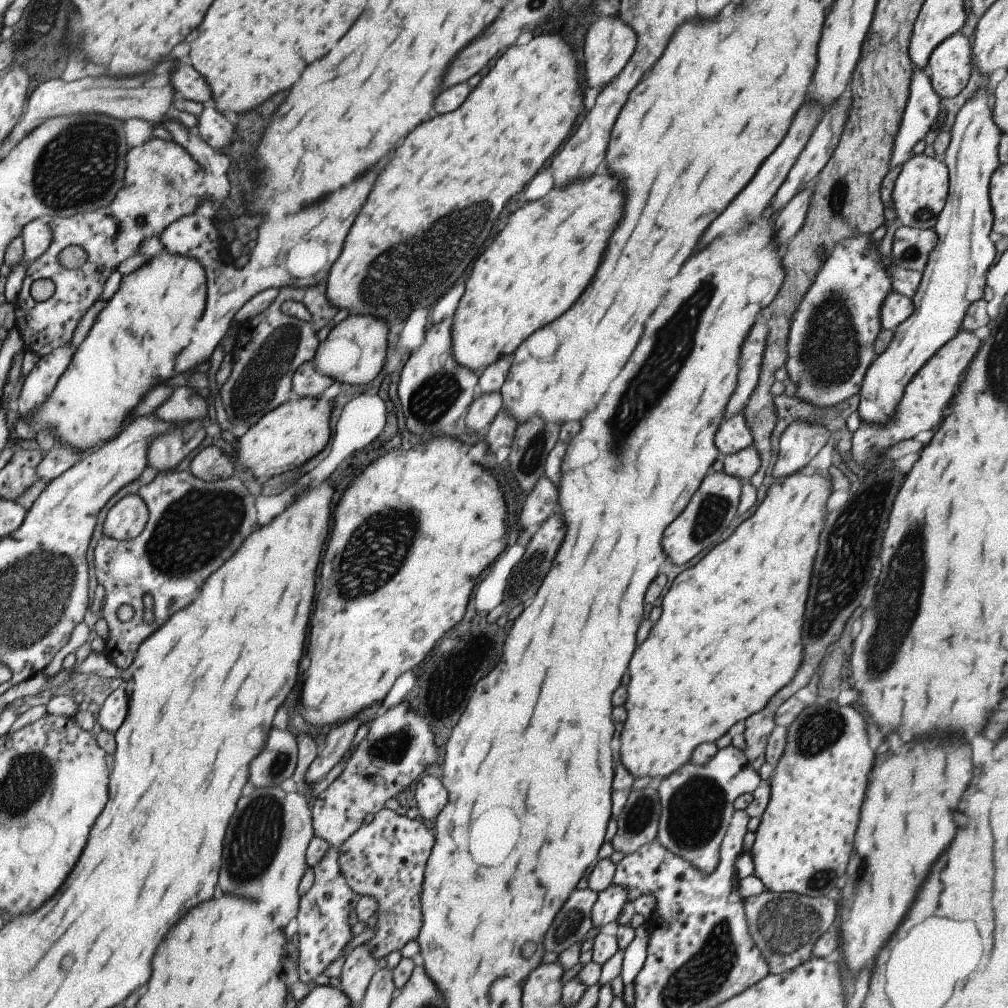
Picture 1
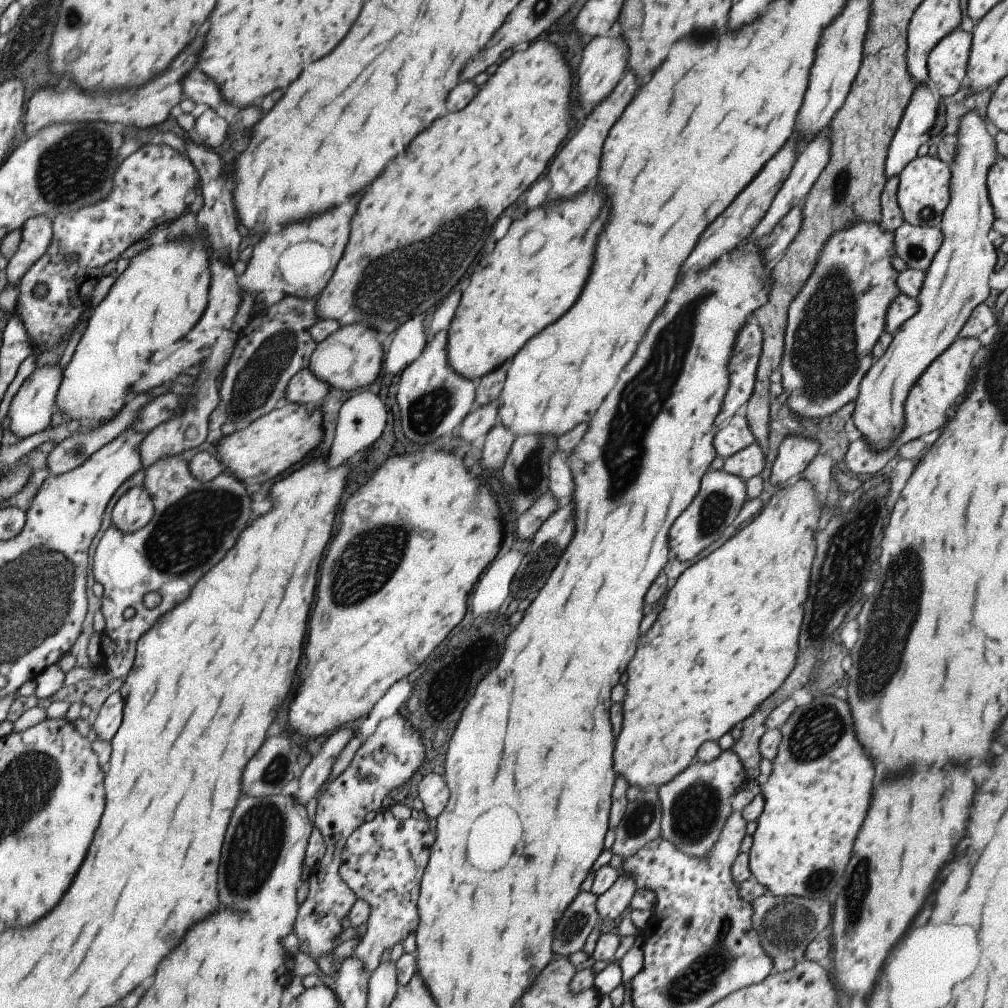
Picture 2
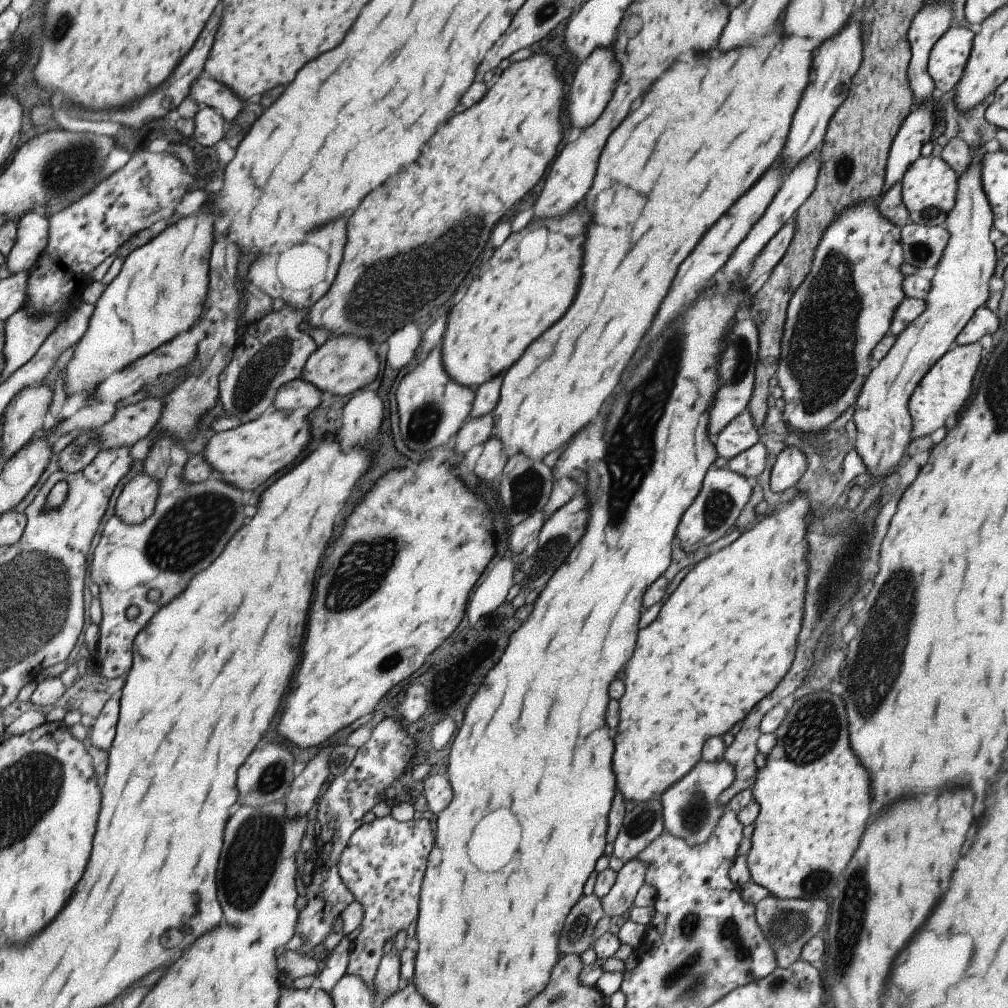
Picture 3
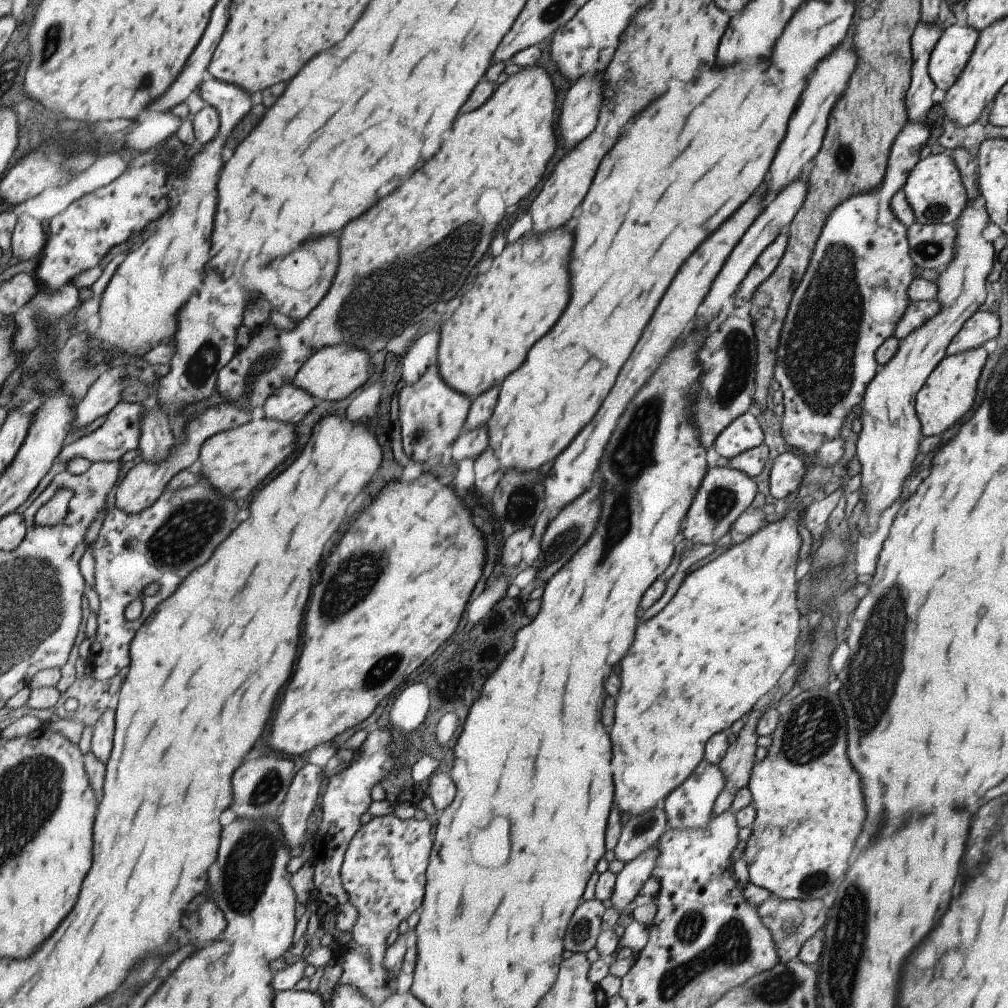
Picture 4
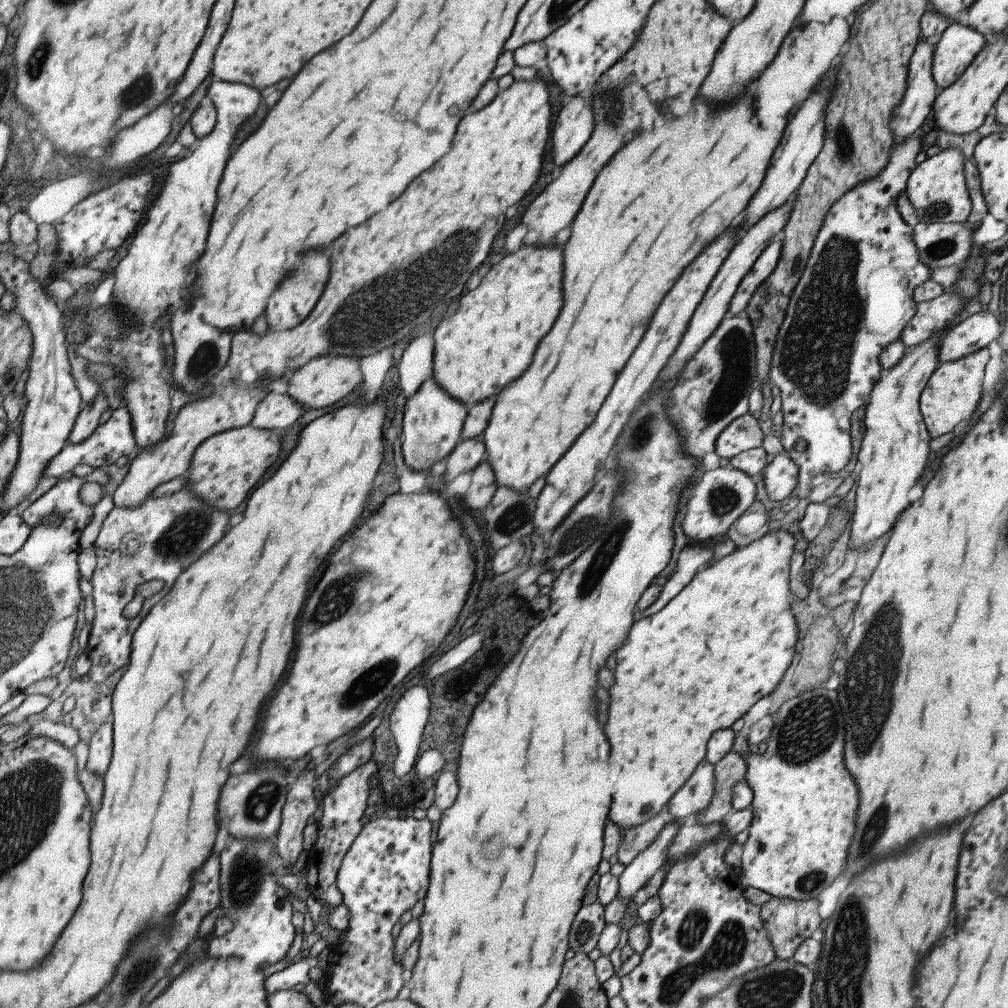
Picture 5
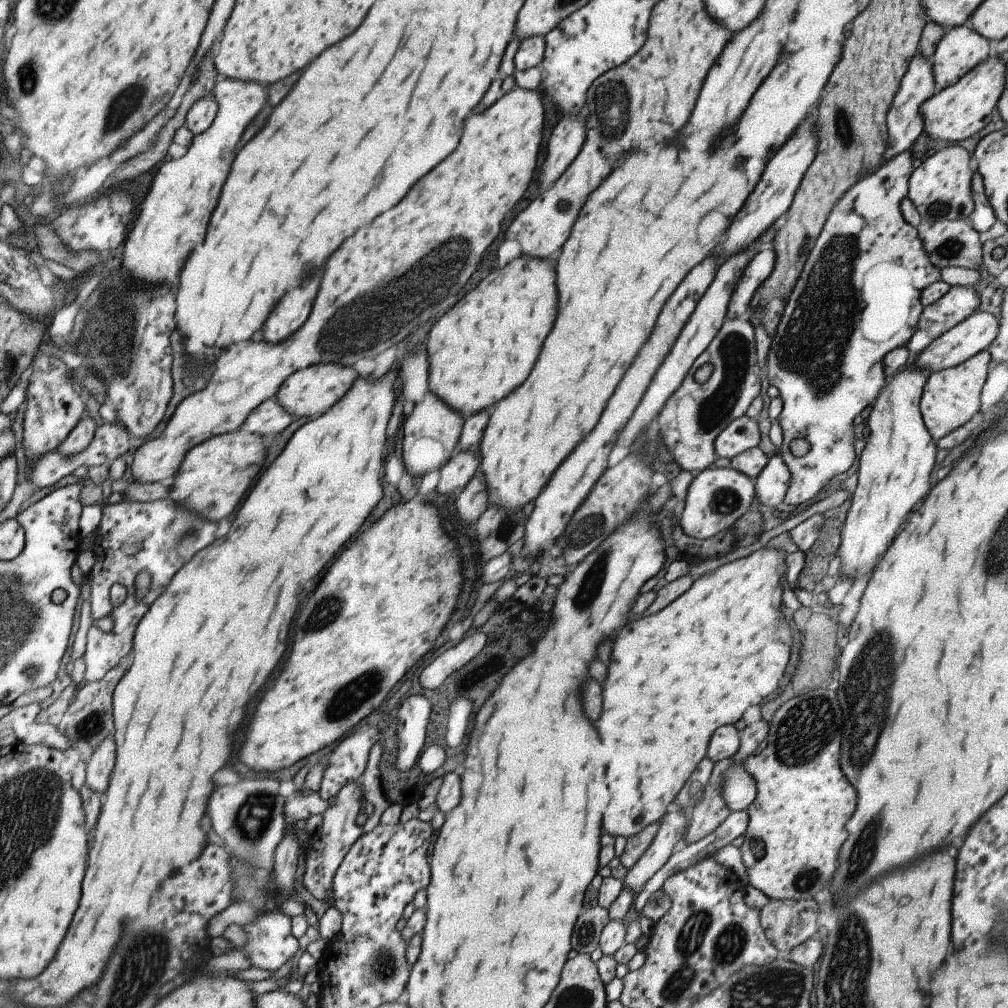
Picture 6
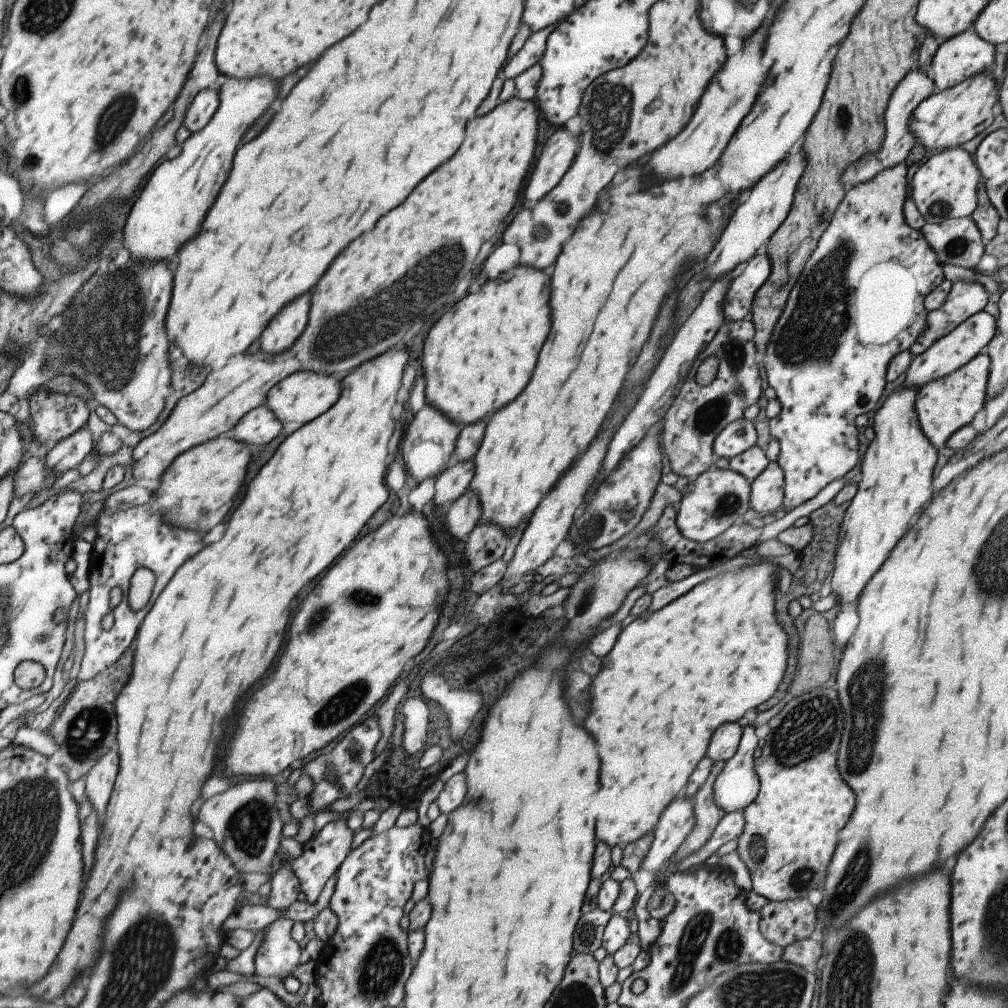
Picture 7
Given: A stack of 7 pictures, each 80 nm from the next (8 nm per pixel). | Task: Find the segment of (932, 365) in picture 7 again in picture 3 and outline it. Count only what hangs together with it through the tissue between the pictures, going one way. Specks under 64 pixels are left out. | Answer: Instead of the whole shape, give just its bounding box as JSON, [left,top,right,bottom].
[954,305,999,345]

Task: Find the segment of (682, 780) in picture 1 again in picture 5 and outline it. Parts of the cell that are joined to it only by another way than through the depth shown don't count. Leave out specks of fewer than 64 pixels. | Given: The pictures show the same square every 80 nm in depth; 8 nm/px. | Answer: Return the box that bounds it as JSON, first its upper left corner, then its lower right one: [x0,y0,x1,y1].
[666,759,714,825]

